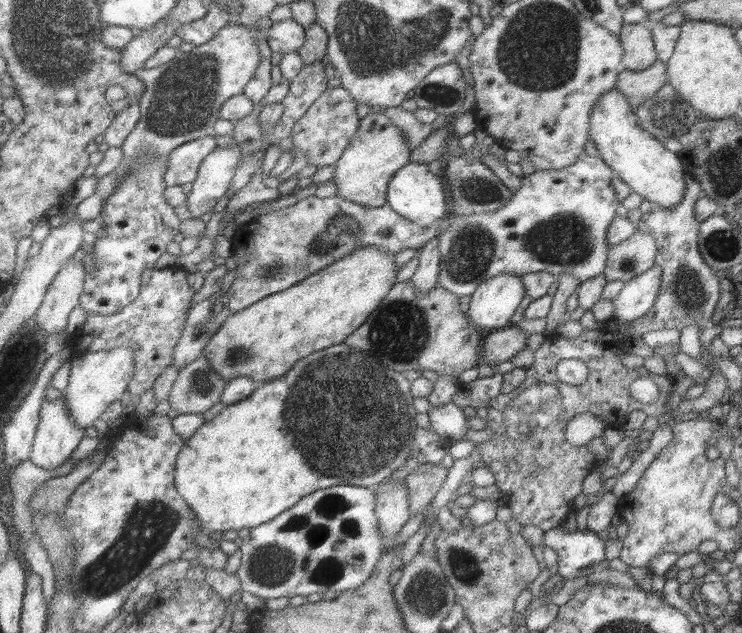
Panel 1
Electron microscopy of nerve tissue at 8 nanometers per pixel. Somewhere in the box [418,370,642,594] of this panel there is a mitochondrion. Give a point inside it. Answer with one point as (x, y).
(464, 570)

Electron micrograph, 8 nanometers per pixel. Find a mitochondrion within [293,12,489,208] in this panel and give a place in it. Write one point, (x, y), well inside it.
(439, 93)

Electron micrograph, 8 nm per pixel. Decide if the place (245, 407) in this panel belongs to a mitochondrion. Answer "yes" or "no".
no

